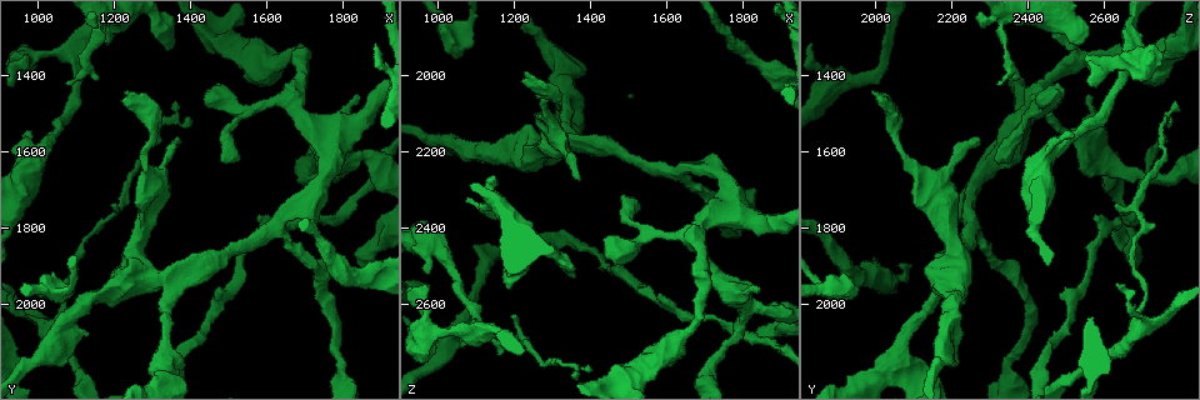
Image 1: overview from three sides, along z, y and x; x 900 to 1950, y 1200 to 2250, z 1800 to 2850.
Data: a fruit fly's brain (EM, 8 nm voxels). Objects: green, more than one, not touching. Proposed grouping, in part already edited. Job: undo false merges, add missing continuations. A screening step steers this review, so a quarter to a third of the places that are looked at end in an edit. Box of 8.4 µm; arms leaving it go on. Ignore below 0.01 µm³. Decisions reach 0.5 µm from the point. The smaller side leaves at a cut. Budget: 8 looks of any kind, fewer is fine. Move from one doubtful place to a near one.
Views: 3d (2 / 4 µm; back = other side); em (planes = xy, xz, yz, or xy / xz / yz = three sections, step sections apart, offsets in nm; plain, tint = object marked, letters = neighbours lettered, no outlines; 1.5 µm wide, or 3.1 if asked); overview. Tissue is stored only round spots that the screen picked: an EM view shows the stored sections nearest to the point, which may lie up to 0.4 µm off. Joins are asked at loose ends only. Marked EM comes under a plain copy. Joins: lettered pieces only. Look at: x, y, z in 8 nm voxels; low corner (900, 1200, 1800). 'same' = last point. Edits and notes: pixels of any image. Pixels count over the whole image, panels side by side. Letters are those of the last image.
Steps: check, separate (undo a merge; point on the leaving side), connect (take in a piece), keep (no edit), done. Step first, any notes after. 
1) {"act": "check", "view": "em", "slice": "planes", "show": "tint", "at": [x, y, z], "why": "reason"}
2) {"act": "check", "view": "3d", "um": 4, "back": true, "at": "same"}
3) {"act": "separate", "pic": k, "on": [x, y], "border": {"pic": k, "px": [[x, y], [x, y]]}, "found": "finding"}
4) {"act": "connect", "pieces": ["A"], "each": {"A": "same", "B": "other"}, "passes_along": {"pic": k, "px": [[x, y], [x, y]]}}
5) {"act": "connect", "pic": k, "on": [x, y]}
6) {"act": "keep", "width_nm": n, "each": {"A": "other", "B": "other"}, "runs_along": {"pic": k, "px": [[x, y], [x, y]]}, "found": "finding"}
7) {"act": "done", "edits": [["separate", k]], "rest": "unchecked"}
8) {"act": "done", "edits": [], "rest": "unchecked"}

{"act": "check", "view": "3d", "um": 4, "at": [1260, 1700, 2100], "why": "an open end"}

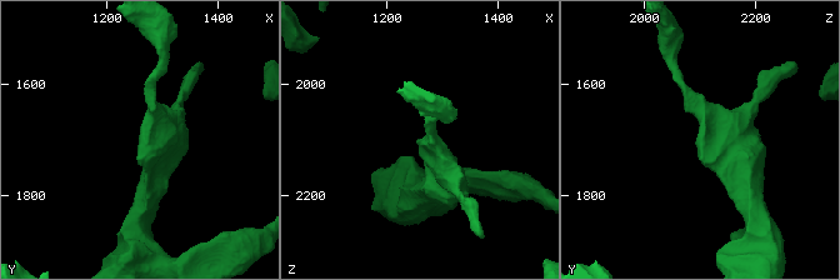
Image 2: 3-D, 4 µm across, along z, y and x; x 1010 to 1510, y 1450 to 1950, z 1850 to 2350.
{"act": "check", "view": "em", "slice": "xy", "step": 8, "show": "letters", "at": [1260, 1695, 2105]}

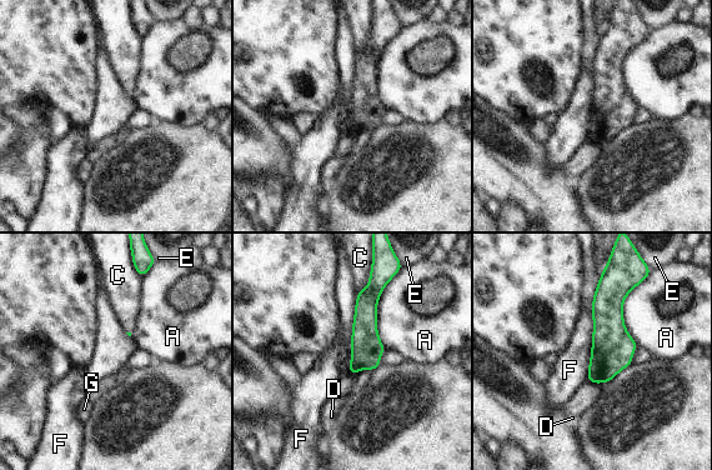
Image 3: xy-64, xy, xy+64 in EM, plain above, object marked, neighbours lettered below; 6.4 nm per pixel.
{"act": "keep", "each": {"A": "other", "C": "other", "D": "other", "E": "other", "F": "other", "G": "other"}, "runs_along": {"pic": 3, "px": [[618, 250], [608, 358], [592, 379]]}, "found": "no lettered piece goes on from it"}

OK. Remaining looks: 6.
{"act": "check", "view": "3d", "um": 4, "at": [1895, 1915, 2010]}

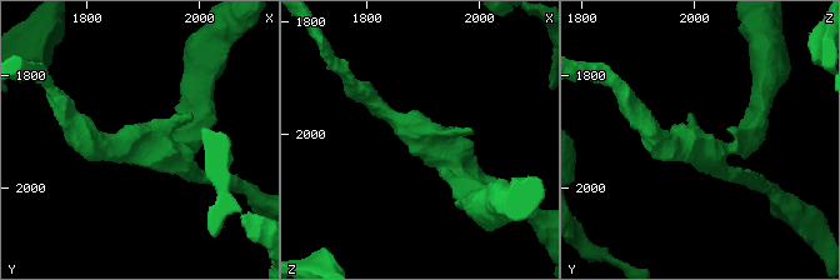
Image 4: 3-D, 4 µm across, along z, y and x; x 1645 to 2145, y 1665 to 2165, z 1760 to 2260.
{"act": "check", "view": "em", "slice": "xy", "step": 8, "show": "tint", "at": [1895, 1920, 2005], "why": "now the EM"}

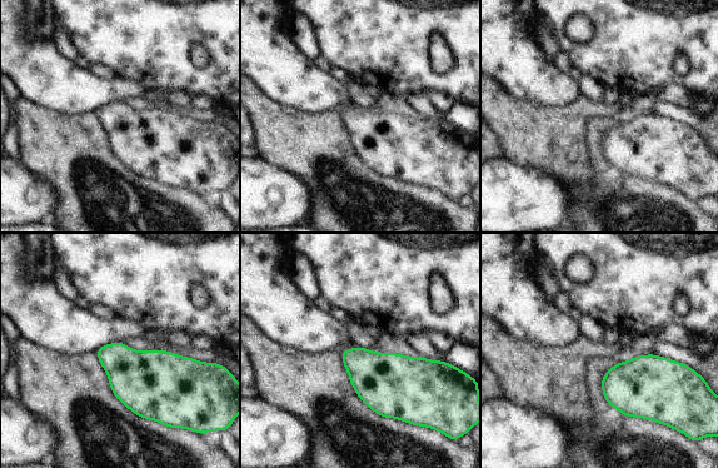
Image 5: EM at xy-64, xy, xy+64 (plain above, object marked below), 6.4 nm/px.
{"act": "check", "view": "em", "slice": "xy", "step": 8, "show": "letters", "at": "same", "why": "what lies round it"}

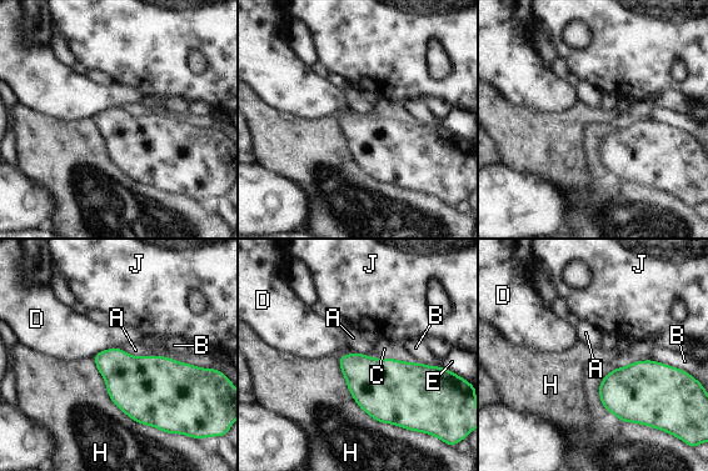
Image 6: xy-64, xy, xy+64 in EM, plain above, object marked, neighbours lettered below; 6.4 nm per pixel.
{"act": "keep", "each": {"A": "other", "B": "other", "C": "other", "D": "other", "E": "other", "H": "other", "J": "other"}, "border": {"pic": 6, "px": [[91, 359], [124, 412], [169, 434]]}, "found": "continuous, no second cell"}

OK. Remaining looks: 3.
{"act": "check", "view": "3d", "um": 4, "at": [1845, 1905, 2685], "why": "an open end"}

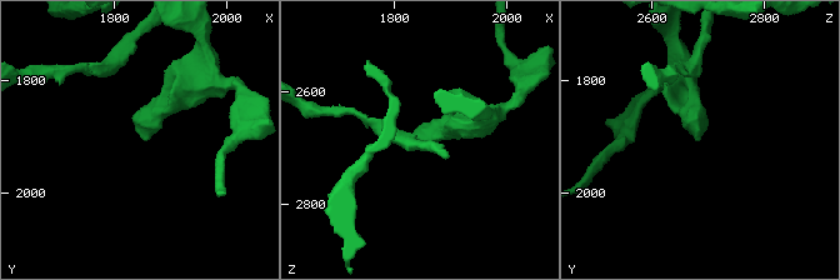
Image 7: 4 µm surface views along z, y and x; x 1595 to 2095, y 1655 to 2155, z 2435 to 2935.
{"act": "check", "view": "em", "slice": "xz", "step": 4, "show": "letters", "at": [1855, 1905, 2685]}

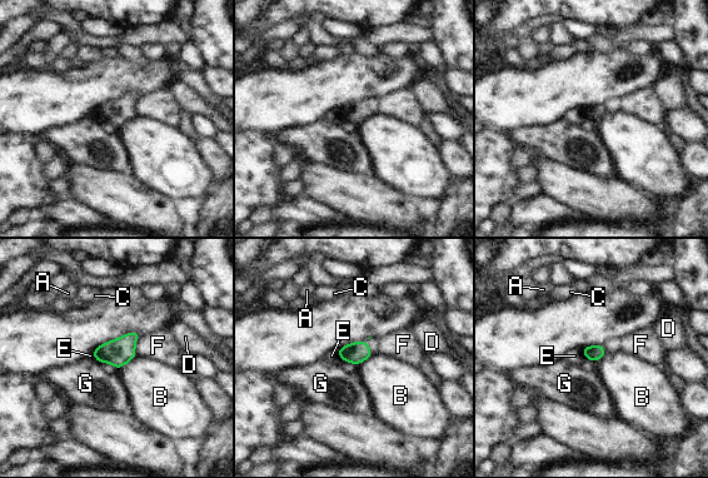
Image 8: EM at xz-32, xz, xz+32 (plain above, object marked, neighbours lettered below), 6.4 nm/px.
{"act": "keep", "each": {"A": "other", "B": "other", "C": "other", "D": "other", "E": "other", "F": "other", "G": "other"}, "border": {"pic": 8, "px": [[136, 355], [118, 371]]}, "found": "no lettered piece goes on from it"}

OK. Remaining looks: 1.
{"act": "done", "edits": [], "rest": "unchecked"}

